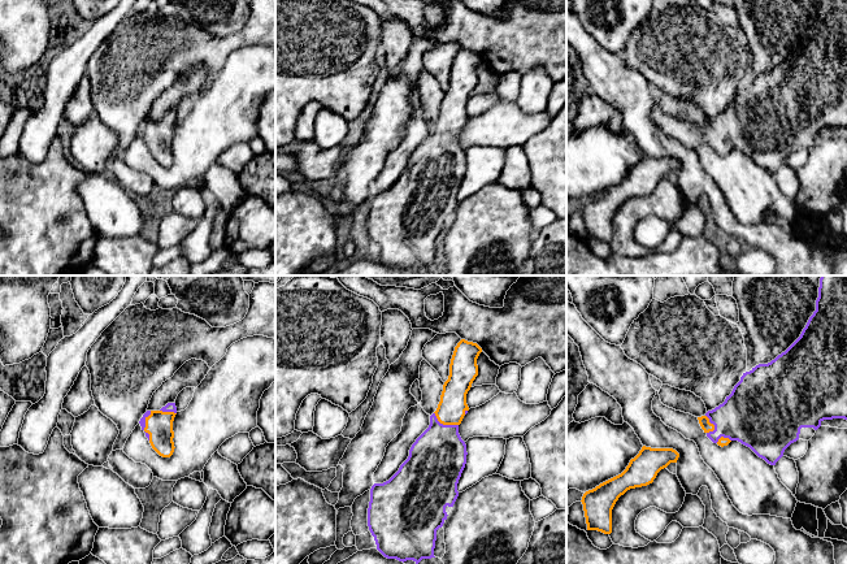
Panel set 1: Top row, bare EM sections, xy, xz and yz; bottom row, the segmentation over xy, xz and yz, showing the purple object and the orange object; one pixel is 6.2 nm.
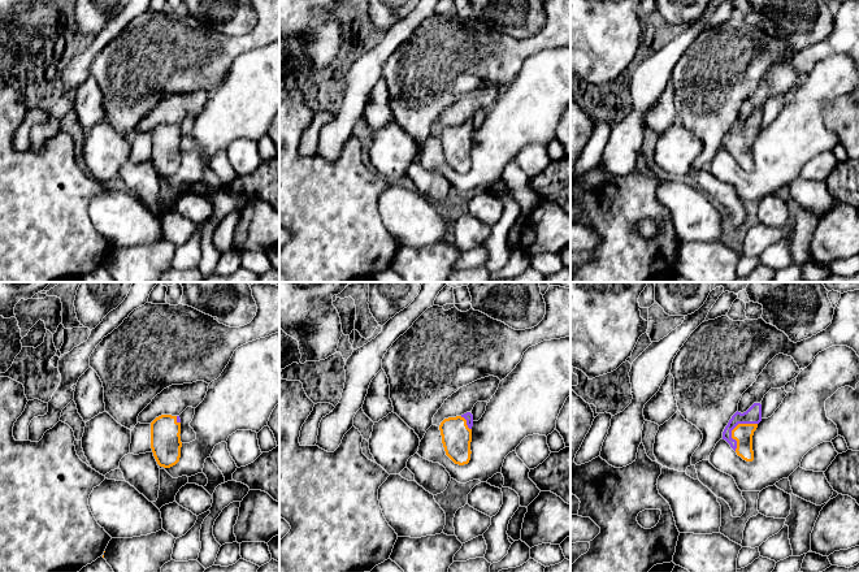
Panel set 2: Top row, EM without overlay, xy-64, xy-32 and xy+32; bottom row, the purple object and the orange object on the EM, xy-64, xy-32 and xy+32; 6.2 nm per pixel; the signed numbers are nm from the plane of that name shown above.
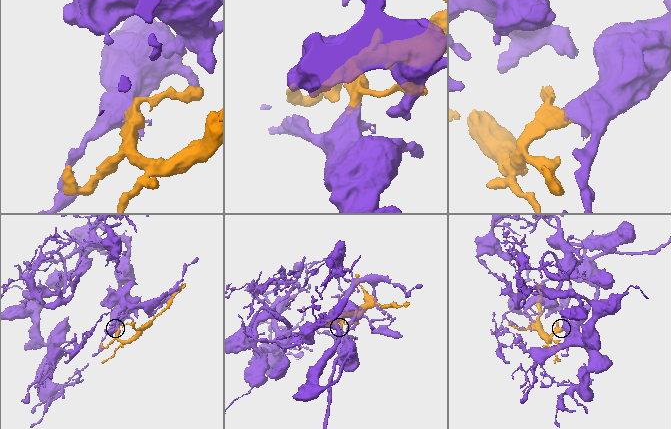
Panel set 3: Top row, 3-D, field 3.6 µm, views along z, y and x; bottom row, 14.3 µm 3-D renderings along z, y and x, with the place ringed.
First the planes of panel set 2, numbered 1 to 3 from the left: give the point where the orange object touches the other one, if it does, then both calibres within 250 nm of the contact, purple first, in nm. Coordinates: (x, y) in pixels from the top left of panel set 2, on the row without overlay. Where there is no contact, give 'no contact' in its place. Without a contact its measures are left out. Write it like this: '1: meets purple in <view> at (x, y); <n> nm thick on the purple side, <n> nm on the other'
1: meets purple in xy-64 at (177, 129); 30 nm thick on the purple side, 190 nm on the other
2: meets purple in xy-32 at (467, 131); 60 nm thick on the purple side, 190 nm on the other
3: meets purple in xy+32 at (734, 135); 100 nm thick on the purple side, 120 nm on the other

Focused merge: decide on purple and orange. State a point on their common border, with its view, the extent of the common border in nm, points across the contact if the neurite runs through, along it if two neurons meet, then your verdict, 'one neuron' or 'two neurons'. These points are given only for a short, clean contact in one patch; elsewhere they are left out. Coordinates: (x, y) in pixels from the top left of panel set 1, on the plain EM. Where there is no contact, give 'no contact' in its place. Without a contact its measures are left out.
meets purple in xz at (444, 134); contact 170 nm long; runs through xz (437, 168), (444, 134), (451, 118); one neuron

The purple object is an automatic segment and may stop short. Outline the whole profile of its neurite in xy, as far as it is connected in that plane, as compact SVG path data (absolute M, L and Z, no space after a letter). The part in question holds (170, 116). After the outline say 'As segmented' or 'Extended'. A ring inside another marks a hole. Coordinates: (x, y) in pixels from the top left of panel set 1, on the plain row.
M168 112L160 120L147 120L139 130L152 157L162 166L170 166L175 157L173 151L175 123L175 112Z. Extended

